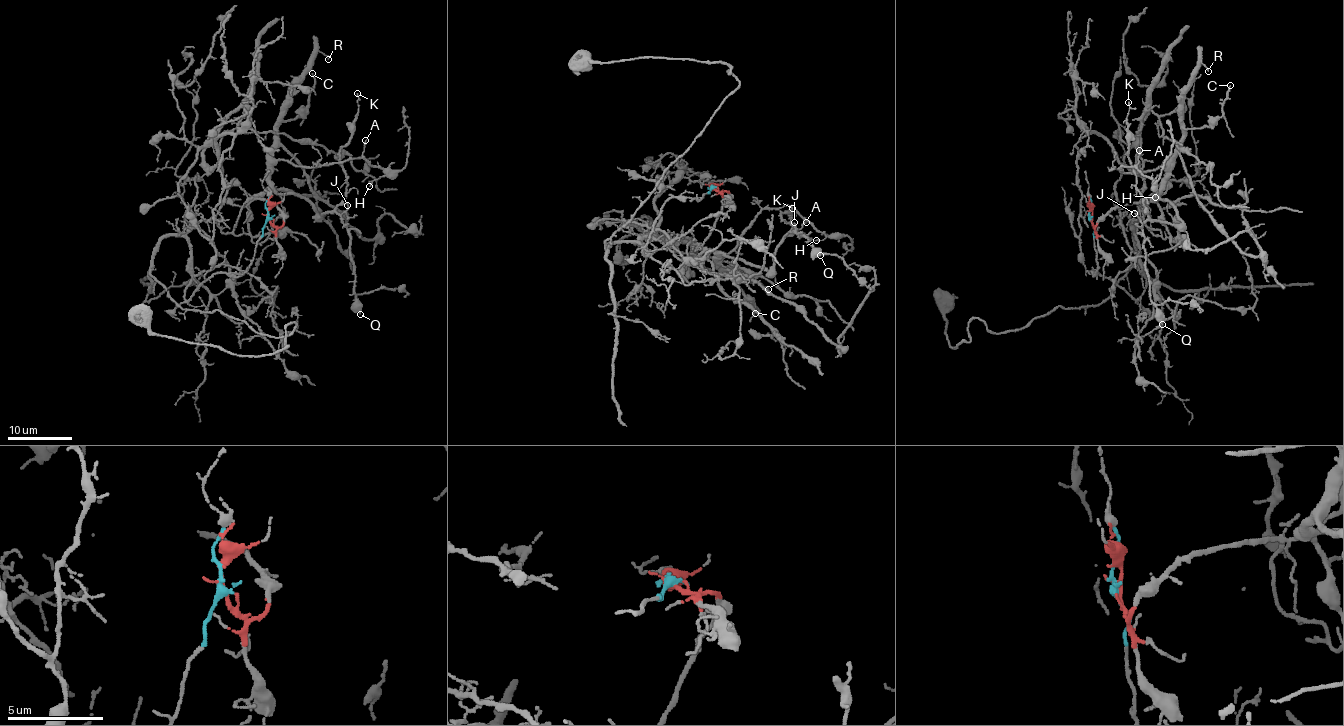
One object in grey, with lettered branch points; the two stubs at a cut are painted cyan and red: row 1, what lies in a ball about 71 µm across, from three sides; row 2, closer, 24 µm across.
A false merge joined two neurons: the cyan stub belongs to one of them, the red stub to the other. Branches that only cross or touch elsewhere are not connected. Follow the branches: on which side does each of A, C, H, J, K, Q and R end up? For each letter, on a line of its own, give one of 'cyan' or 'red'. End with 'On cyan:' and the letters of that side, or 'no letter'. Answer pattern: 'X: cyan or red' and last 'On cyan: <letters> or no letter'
A: red
C: red
H: red
J: red
K: red
Q: red
R: red
On cyan: no letter

